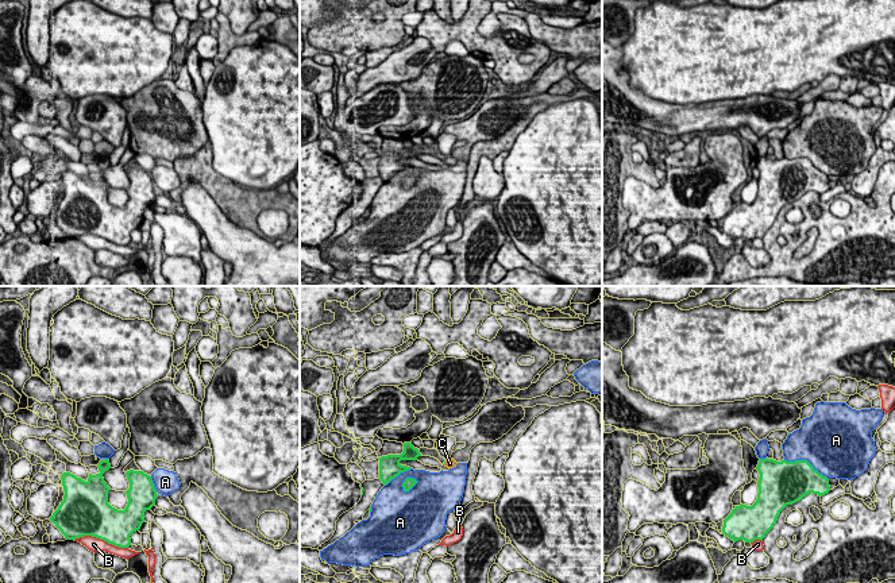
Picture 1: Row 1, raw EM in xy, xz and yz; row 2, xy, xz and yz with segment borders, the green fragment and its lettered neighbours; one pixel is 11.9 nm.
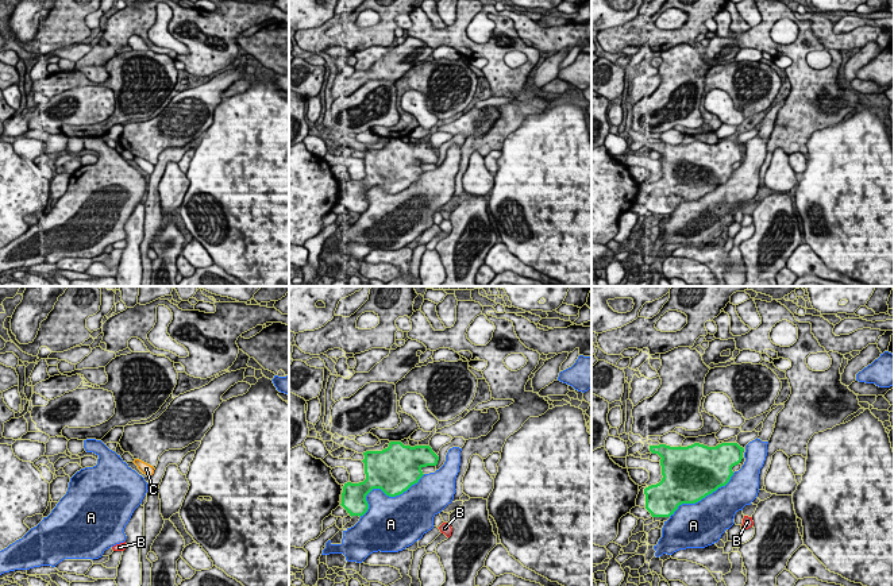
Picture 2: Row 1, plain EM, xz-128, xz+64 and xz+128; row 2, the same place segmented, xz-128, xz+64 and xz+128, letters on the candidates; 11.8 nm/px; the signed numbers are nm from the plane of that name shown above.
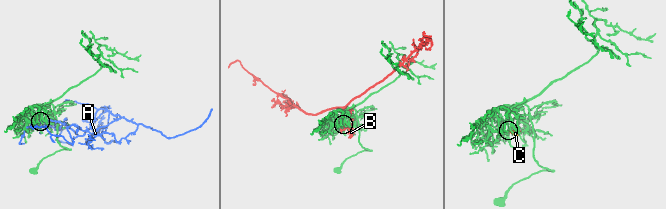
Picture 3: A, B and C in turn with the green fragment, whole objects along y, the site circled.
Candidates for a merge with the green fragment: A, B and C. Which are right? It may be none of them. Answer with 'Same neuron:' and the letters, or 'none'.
Same neuron: C

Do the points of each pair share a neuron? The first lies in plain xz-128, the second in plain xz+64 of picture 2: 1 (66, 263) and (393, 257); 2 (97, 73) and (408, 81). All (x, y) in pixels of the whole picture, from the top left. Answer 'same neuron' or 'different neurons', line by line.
1: same neuron
2: different neurons

